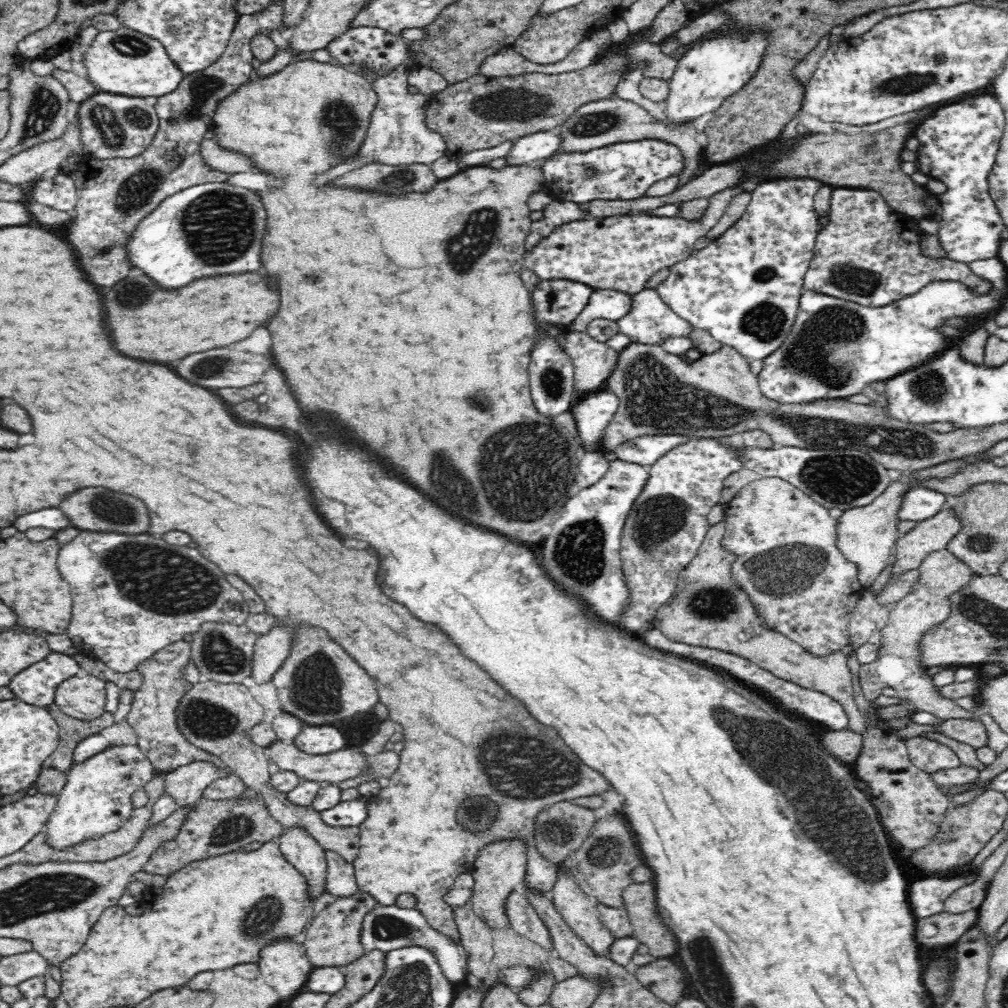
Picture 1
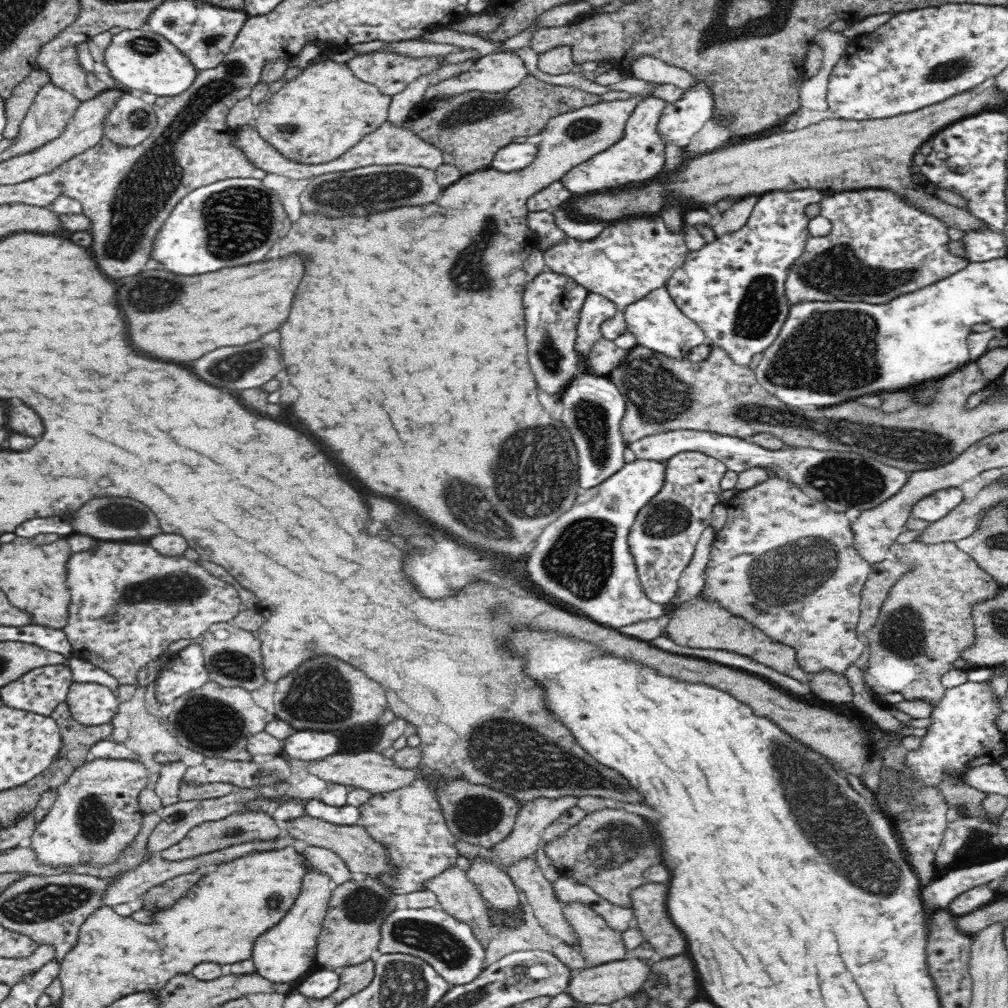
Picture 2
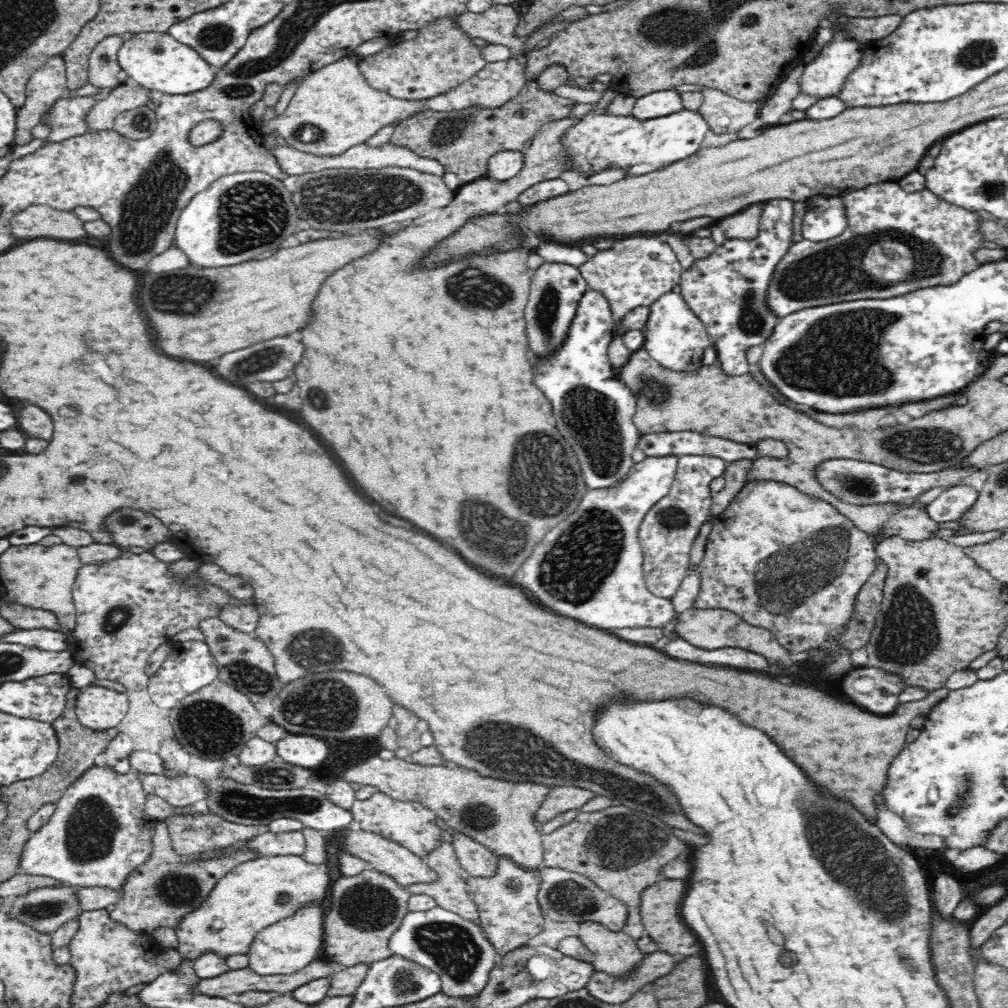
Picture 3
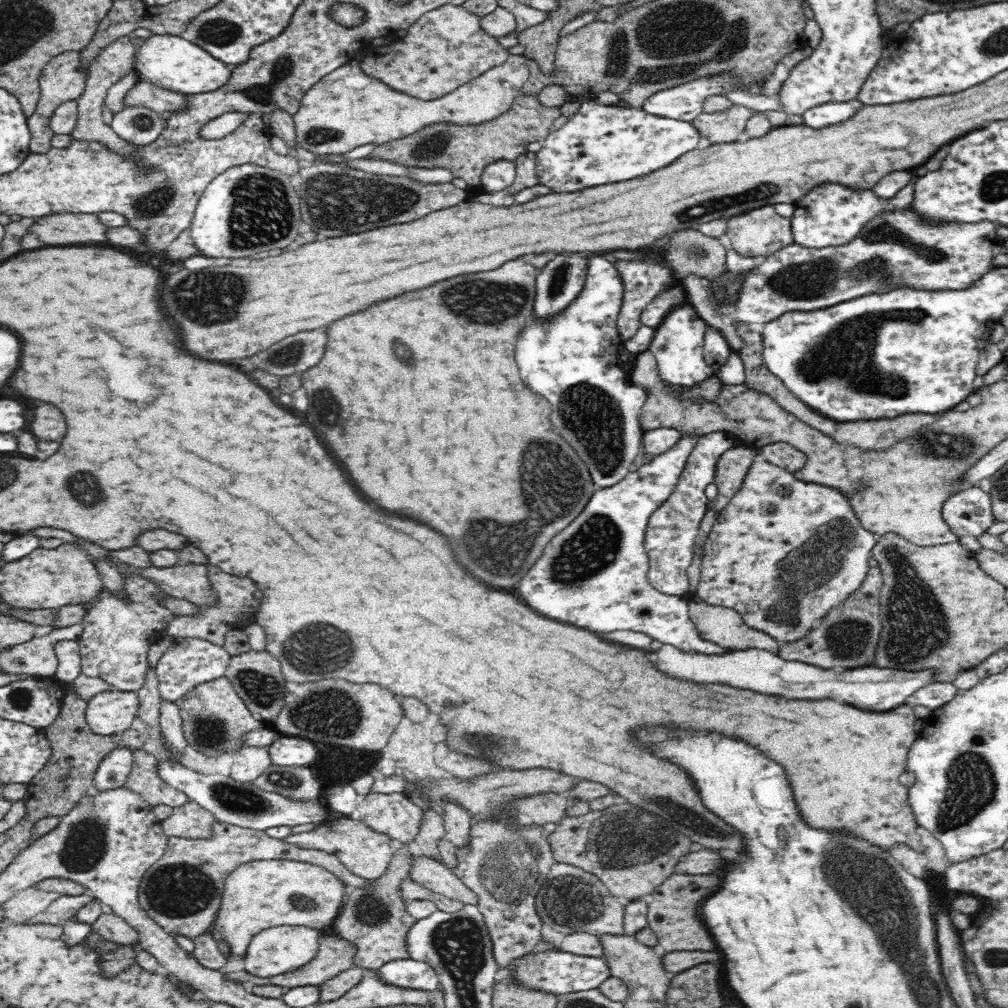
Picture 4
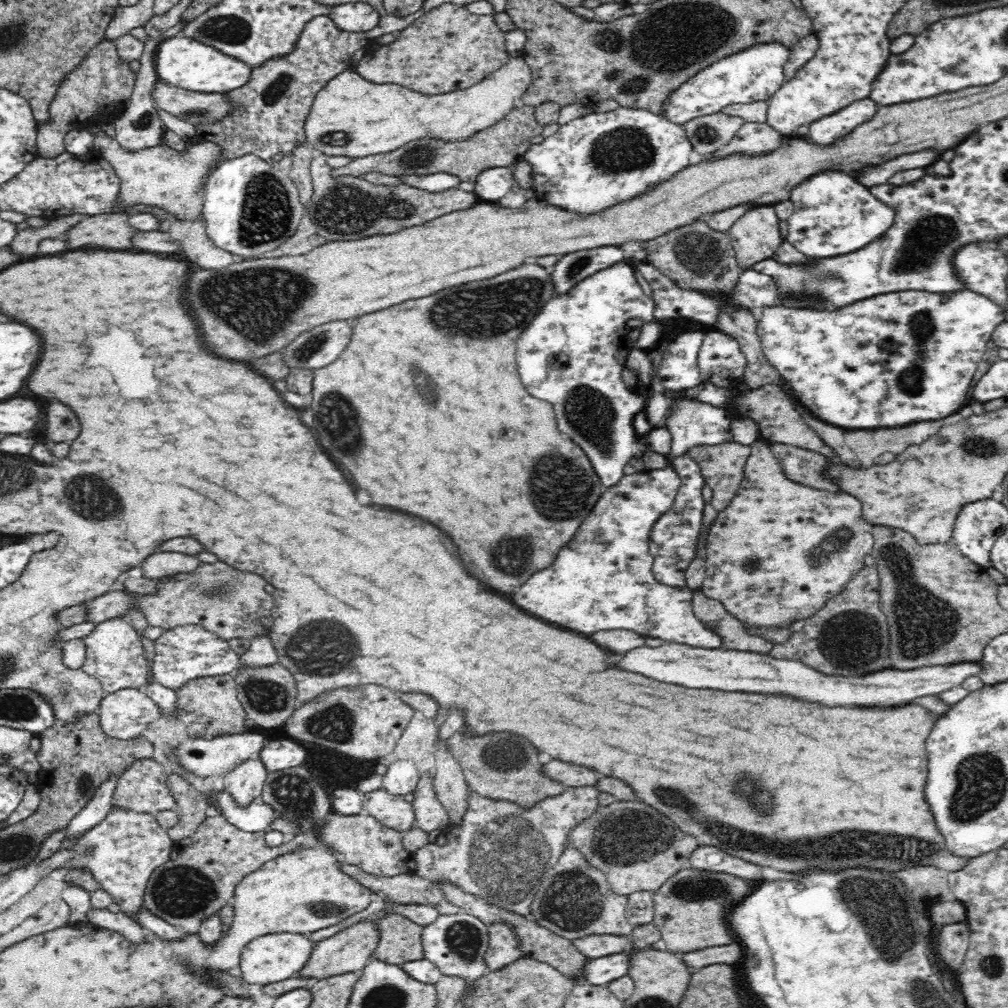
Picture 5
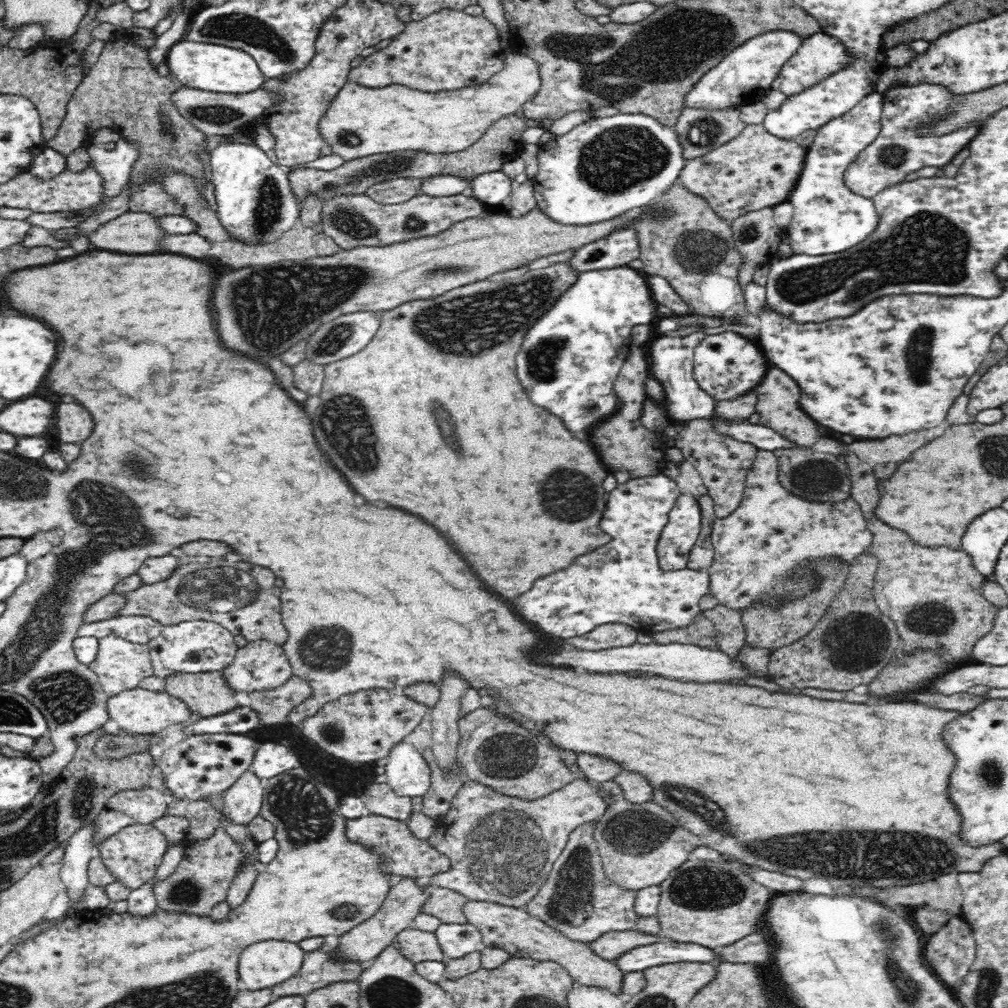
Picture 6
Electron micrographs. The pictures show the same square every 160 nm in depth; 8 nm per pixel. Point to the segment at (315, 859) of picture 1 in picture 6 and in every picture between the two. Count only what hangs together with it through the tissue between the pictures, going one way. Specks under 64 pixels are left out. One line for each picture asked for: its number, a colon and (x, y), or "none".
2: (282, 954)
3: (285, 947)
4: (276, 951)
5: (268, 959)
6: (263, 965)

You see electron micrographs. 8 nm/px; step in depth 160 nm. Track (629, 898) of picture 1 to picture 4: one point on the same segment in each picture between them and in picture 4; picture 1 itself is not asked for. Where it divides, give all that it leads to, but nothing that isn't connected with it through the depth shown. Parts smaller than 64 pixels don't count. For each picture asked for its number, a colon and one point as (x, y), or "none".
2: (649, 905)
3: (660, 903)
4: (673, 914)

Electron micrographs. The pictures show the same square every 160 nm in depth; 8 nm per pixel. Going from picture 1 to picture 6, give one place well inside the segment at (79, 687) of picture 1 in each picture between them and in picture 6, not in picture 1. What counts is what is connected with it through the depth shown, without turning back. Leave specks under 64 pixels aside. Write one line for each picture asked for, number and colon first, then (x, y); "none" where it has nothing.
2: (92, 704)
3: (98, 708)
4: (111, 713)
5: (127, 714)
6: (137, 711)

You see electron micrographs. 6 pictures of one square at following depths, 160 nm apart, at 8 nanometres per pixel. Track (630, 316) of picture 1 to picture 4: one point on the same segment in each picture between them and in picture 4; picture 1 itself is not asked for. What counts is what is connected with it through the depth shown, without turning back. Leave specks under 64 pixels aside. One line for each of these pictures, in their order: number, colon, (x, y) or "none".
2: (656, 321)
3: (675, 337)
4: (677, 346)

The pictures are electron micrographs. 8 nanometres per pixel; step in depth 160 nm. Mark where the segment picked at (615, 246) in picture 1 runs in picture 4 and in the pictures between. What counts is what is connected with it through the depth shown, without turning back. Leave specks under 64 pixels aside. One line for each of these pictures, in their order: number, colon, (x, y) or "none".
2: (631, 258)
3: (638, 270)
4: (642, 280)

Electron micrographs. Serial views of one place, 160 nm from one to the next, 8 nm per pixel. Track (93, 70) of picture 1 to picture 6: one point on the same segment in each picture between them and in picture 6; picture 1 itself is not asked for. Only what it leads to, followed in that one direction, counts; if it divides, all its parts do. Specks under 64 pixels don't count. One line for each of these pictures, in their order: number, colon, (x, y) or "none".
2: (144, 61)
3: (157, 61)
4: (172, 62)
5: (184, 62)
6: (207, 67)

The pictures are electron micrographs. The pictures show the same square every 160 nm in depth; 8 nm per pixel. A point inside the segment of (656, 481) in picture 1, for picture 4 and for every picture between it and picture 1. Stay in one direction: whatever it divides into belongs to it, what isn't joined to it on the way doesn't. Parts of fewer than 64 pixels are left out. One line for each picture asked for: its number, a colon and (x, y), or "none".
2: (662, 540)
3: (667, 532)
4: (671, 534)

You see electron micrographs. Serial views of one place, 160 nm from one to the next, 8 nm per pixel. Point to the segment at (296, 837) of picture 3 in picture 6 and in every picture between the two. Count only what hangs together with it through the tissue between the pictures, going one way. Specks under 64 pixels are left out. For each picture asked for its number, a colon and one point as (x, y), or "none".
4: (366, 853)
5: (363, 841)
6: (405, 855)

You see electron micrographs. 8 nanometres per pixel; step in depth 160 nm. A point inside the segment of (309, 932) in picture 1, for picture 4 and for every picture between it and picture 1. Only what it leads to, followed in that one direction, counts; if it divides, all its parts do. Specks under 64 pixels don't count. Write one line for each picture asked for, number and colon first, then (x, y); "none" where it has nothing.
2: (351, 932)
3: (366, 909)
4: (375, 919)

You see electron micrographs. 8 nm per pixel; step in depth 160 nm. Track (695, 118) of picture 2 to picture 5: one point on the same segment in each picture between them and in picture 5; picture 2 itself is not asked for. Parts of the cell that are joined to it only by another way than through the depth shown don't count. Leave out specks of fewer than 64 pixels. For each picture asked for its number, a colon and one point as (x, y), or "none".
3: (598, 141)
4: (600, 144)
5: (597, 161)

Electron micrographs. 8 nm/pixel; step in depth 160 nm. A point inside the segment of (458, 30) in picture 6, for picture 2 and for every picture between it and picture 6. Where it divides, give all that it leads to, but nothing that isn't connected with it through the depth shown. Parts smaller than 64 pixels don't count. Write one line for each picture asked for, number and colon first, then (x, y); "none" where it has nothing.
2: (390, 72)
3: (441, 56)
4: (447, 47)
5: (448, 48)

